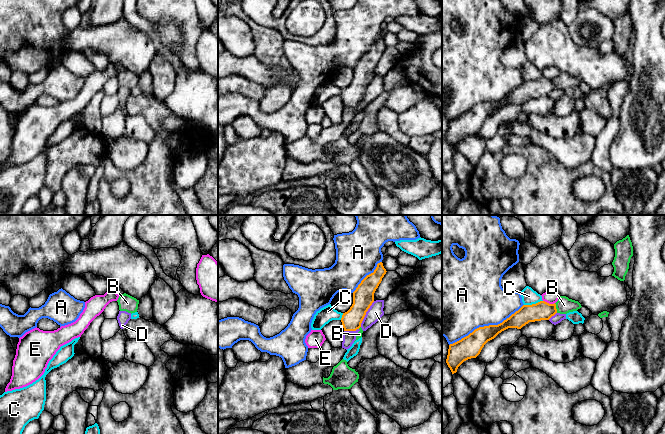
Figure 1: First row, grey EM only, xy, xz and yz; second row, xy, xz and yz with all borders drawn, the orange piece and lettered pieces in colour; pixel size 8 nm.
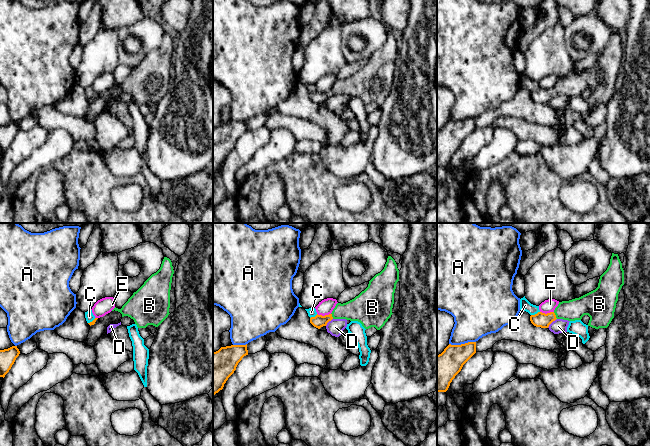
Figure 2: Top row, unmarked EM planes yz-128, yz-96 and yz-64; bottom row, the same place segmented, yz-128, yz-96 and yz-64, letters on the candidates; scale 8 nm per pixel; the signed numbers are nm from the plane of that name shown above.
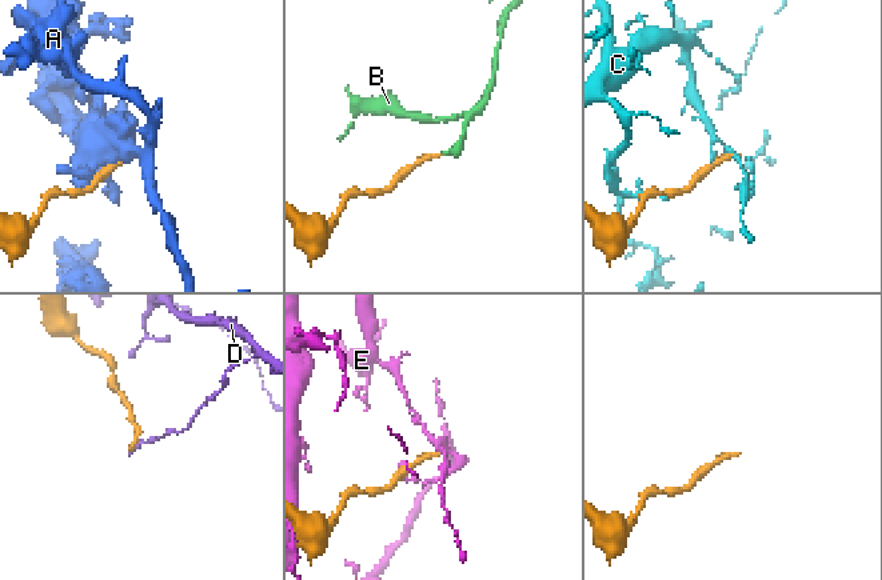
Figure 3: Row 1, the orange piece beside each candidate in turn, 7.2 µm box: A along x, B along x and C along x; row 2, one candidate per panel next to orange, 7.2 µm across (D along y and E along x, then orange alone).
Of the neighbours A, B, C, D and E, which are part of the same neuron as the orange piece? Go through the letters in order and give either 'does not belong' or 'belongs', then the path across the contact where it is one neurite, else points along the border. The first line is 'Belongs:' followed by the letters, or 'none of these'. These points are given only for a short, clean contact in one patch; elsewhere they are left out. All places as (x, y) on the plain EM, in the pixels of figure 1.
Belongs: B
A: does not belong
B: belongs; runs through yz (542, 86), (555, 84), (564, 81)
C: does not belong
D: does not belong; border along xz (374, 77), (366, 88), (360, 102)
E: does not belong

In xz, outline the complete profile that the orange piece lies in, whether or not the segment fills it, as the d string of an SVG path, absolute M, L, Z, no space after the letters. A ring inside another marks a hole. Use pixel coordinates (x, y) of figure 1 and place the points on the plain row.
M378 39L374 48L367 51L353 68L353 80L341 94L344 107L356 107L361 103L366 88L374 78L374 69L386 48L383 39Z

